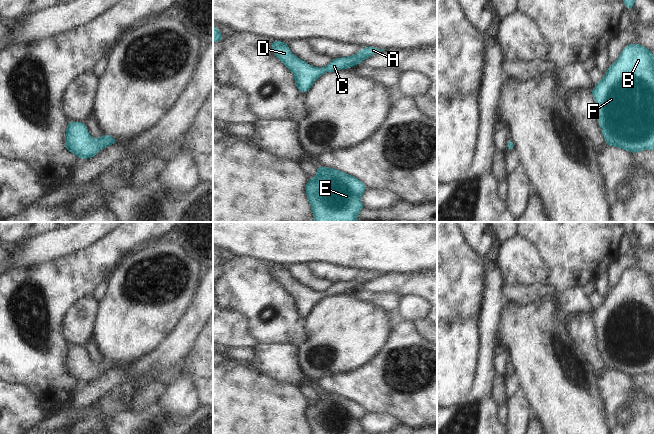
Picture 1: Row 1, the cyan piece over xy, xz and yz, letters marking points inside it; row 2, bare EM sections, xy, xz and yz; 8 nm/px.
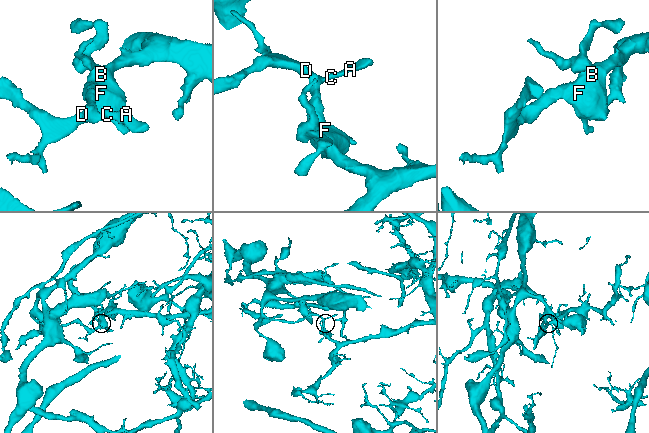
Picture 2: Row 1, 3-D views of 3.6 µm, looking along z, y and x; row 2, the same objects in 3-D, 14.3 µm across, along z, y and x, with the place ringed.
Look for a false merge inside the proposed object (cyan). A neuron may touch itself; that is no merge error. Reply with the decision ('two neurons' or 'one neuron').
one neuron

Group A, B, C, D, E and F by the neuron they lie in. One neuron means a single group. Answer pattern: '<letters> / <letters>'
A B C D E F

